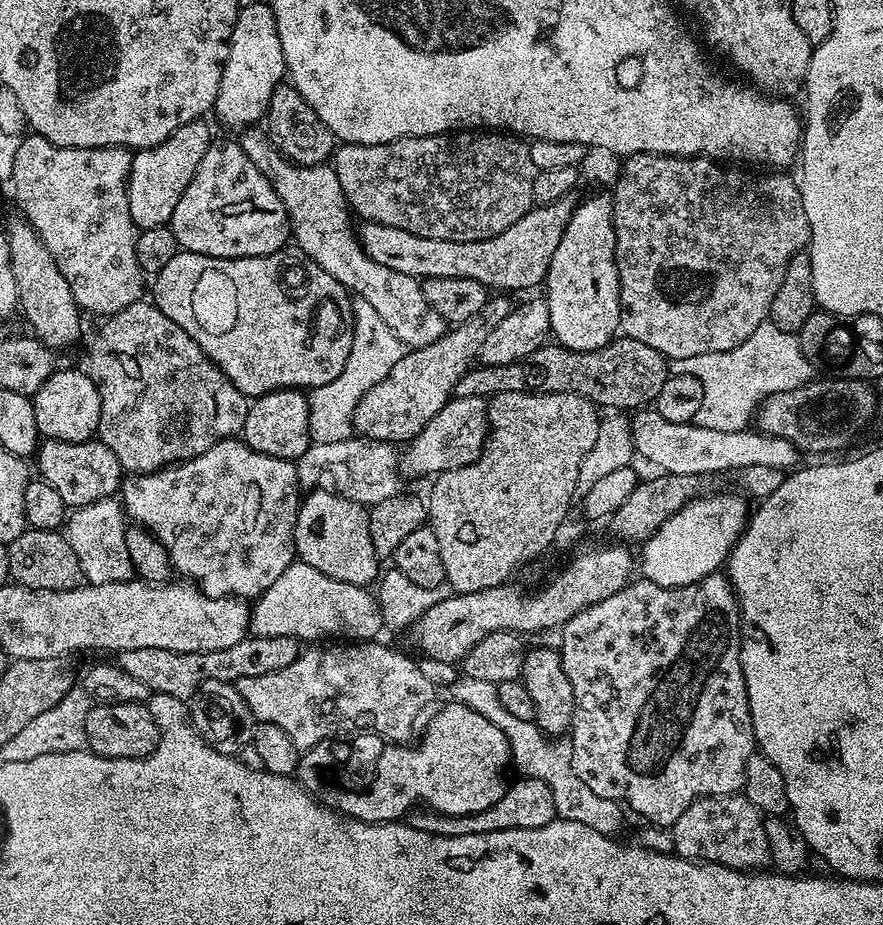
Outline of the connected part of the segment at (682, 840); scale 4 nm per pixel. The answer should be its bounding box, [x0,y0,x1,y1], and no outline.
[670,794,769,870]

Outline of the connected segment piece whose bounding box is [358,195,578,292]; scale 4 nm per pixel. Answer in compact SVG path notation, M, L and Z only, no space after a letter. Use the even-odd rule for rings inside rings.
M575 195L558 198L558 202L535 205L522 218L514 222L509 229L502 234L494 234L494 238L486 238L478 242L446 242L446 238L422 238L422 234L410 234L410 230L398 230L398 226L386 226L373 220L361 223L358 228L360 245L362 250L374 262L386 266L390 270L398 270L398 274L415 276L423 282L430 278L470 278L474 282L483 284L489 290L526 290L545 281L550 260L561 241L562 234L569 225L572 211L578 203Z

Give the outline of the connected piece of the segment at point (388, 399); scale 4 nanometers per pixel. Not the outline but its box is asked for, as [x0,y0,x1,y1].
[352,294,513,446]

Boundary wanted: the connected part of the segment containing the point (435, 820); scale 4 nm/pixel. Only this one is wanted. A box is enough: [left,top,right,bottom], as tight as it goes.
[406,776,557,836]

